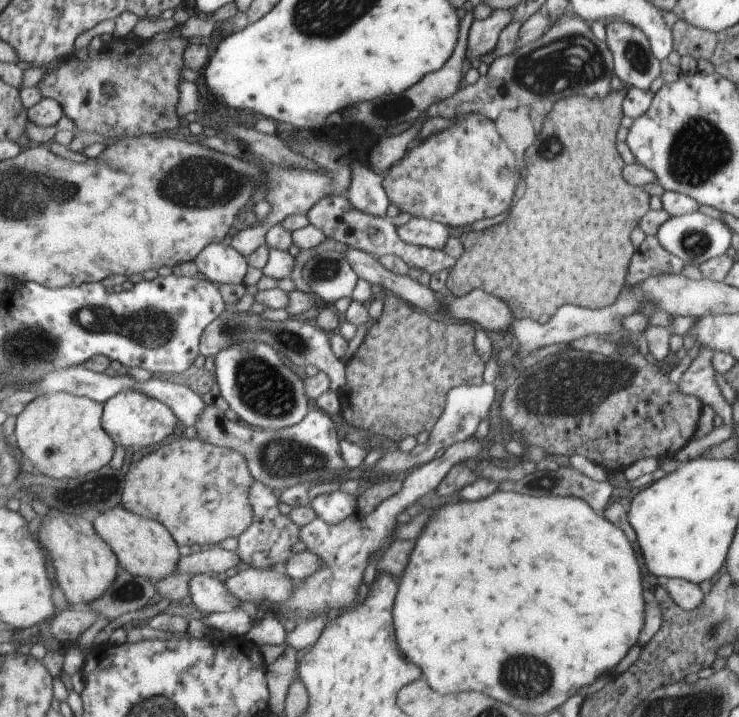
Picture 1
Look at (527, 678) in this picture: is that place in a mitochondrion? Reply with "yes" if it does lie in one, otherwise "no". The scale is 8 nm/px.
yes

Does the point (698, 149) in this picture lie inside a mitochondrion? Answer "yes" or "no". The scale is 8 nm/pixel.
yes

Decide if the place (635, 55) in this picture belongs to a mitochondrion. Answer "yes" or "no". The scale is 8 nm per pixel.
yes

